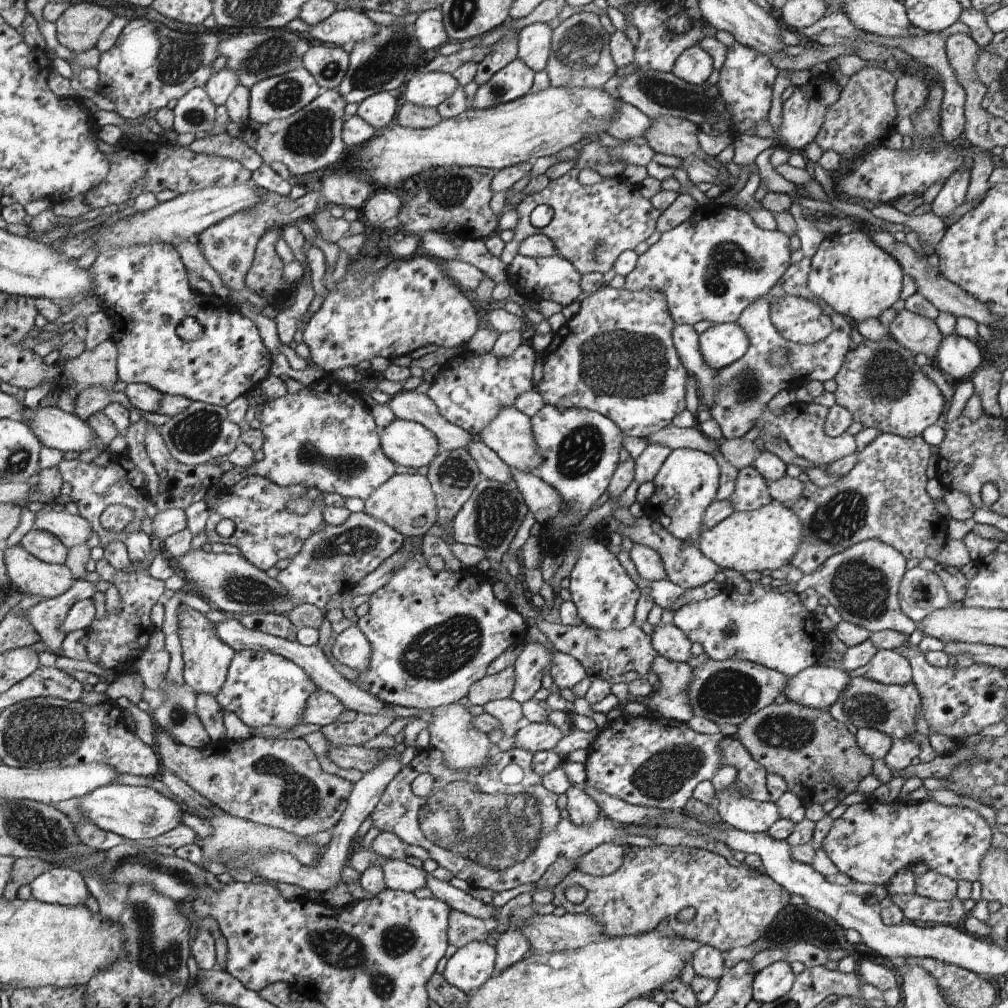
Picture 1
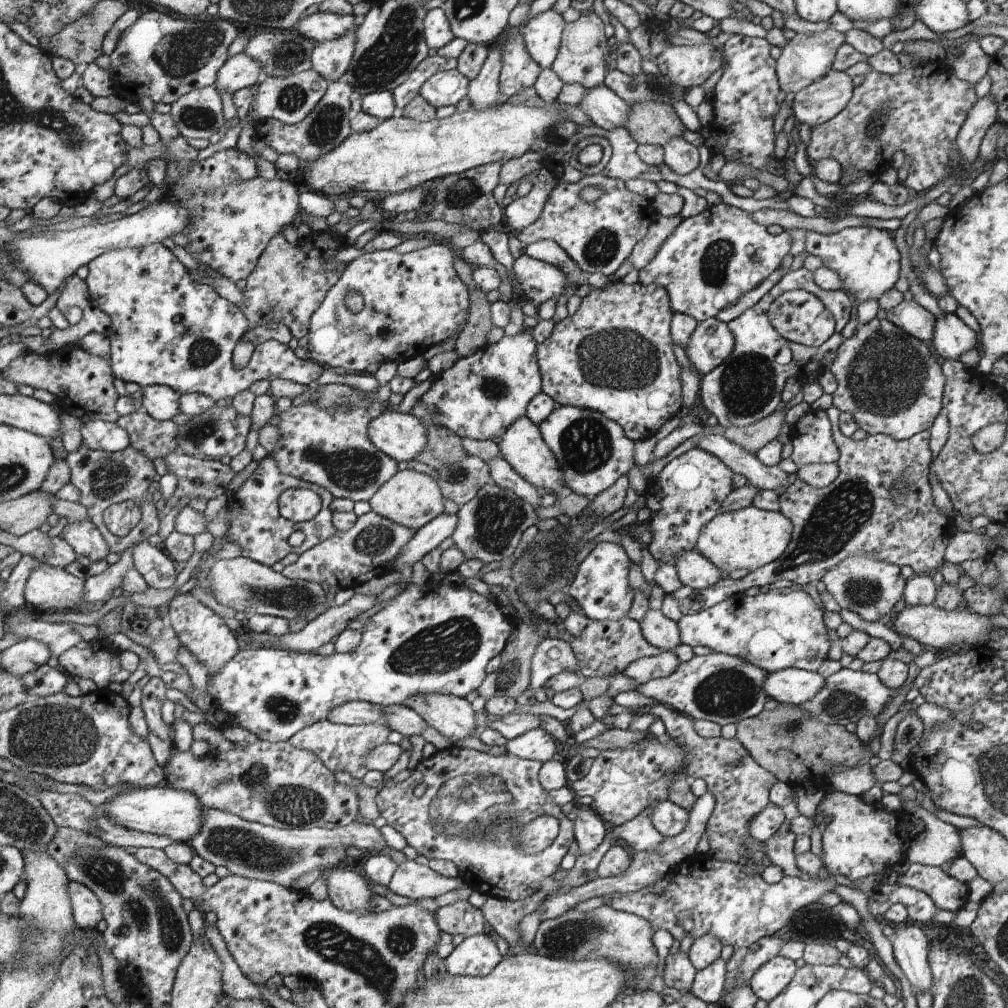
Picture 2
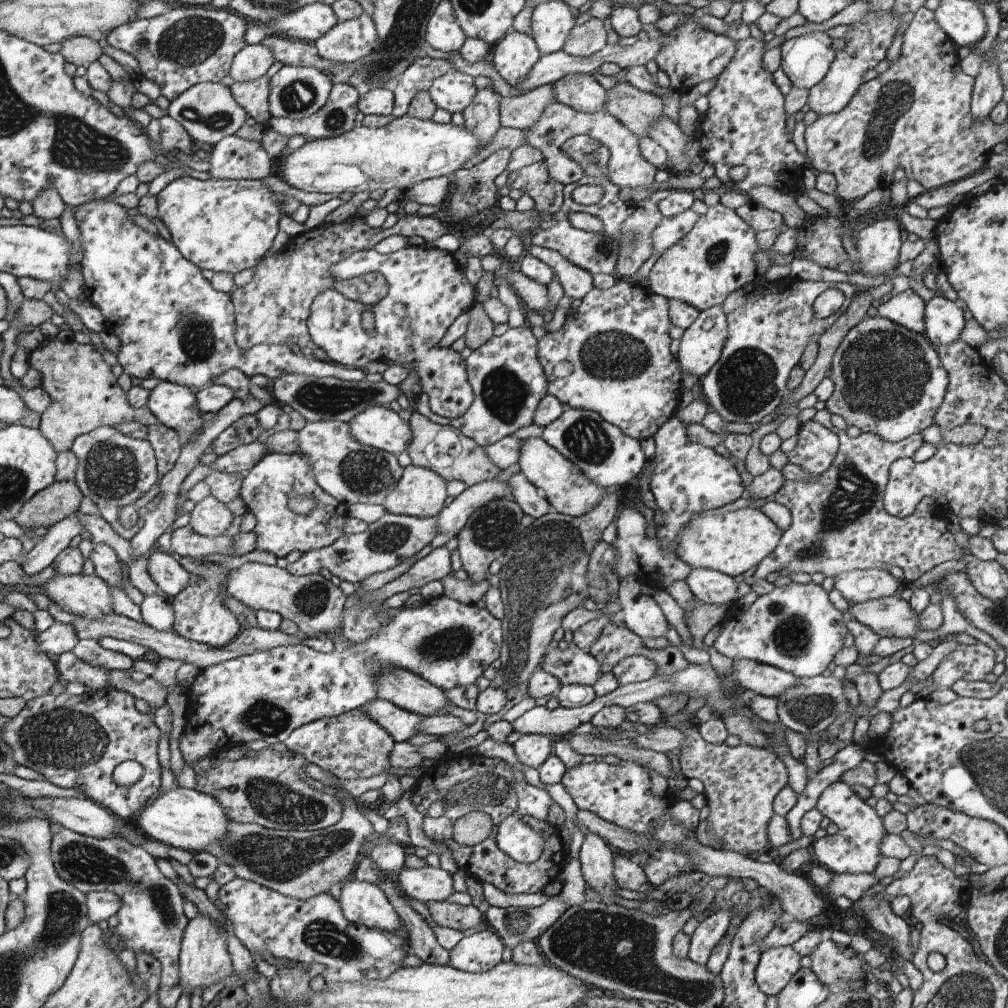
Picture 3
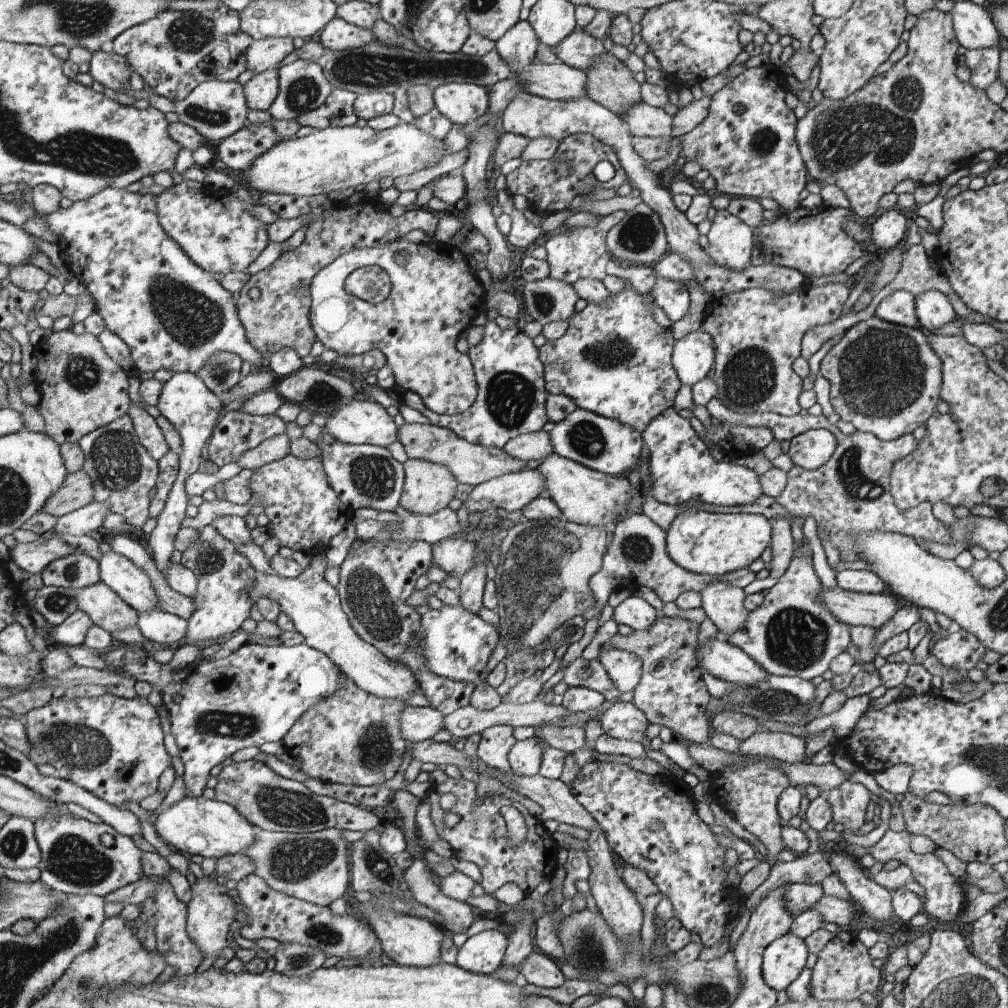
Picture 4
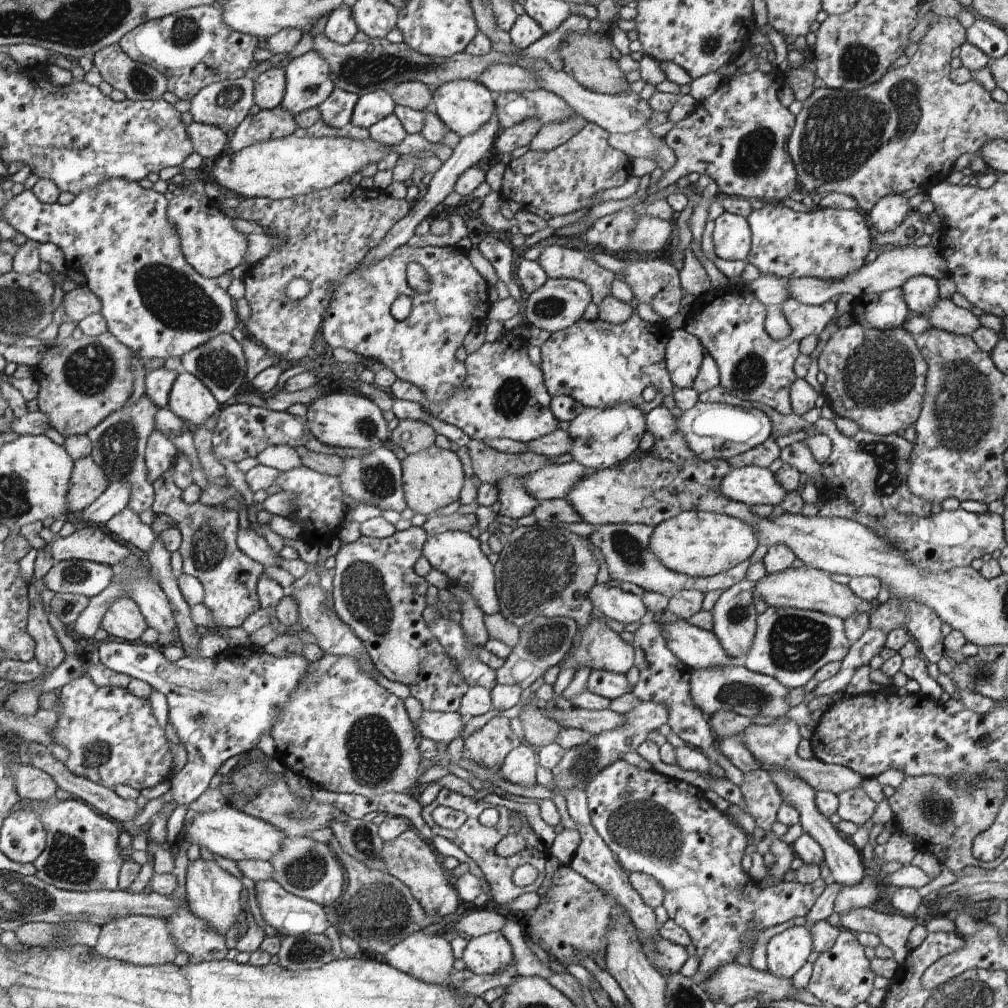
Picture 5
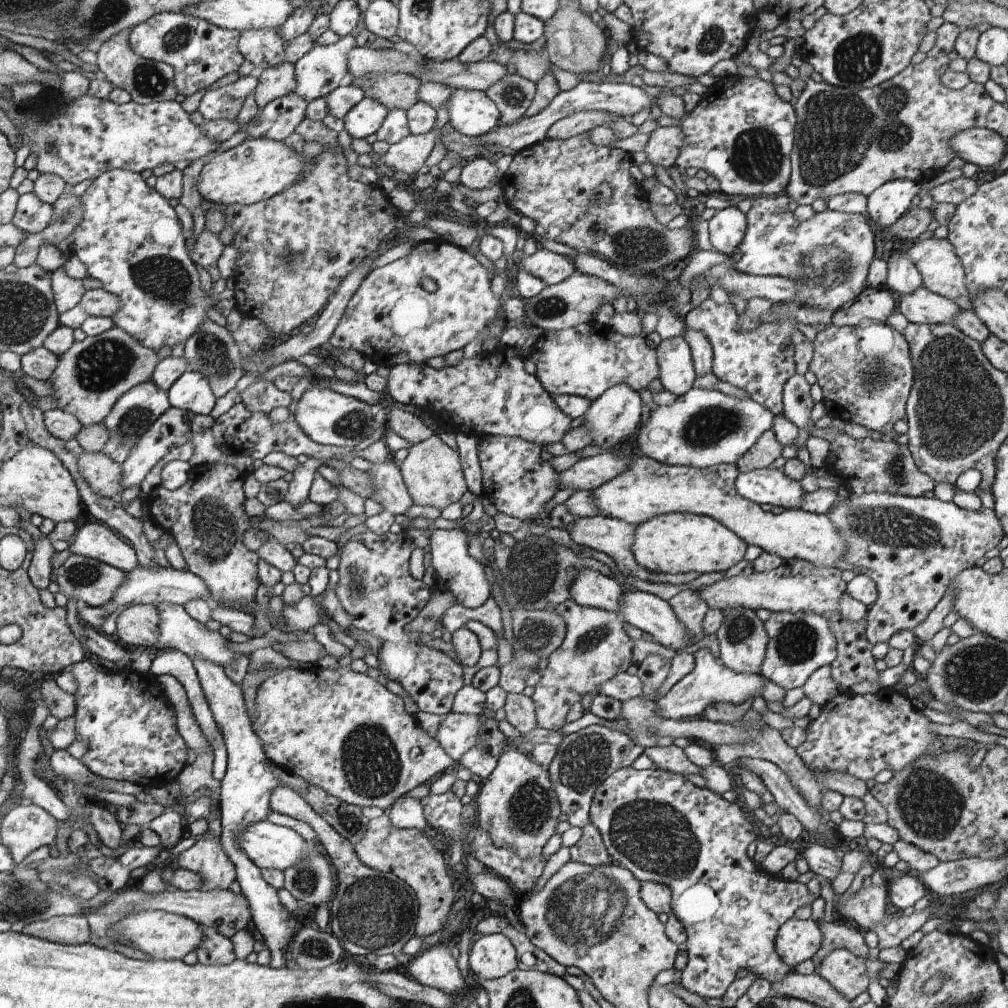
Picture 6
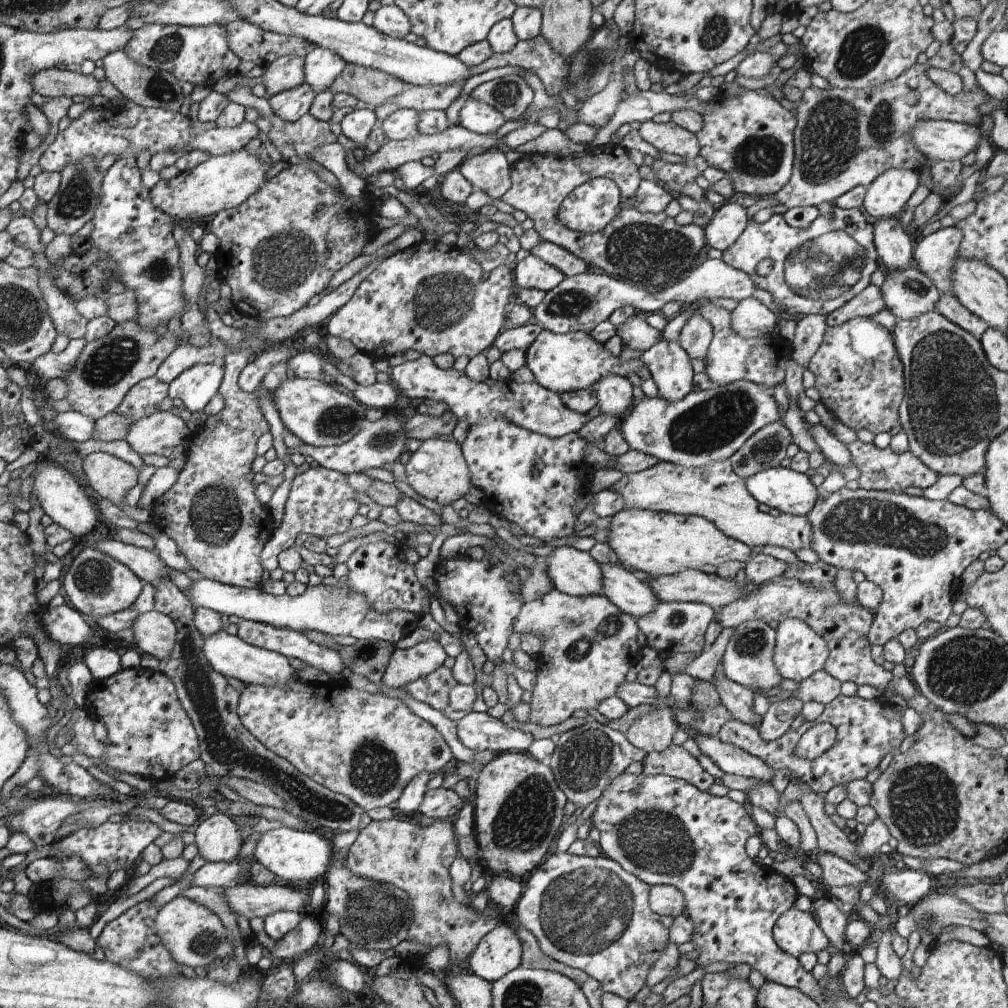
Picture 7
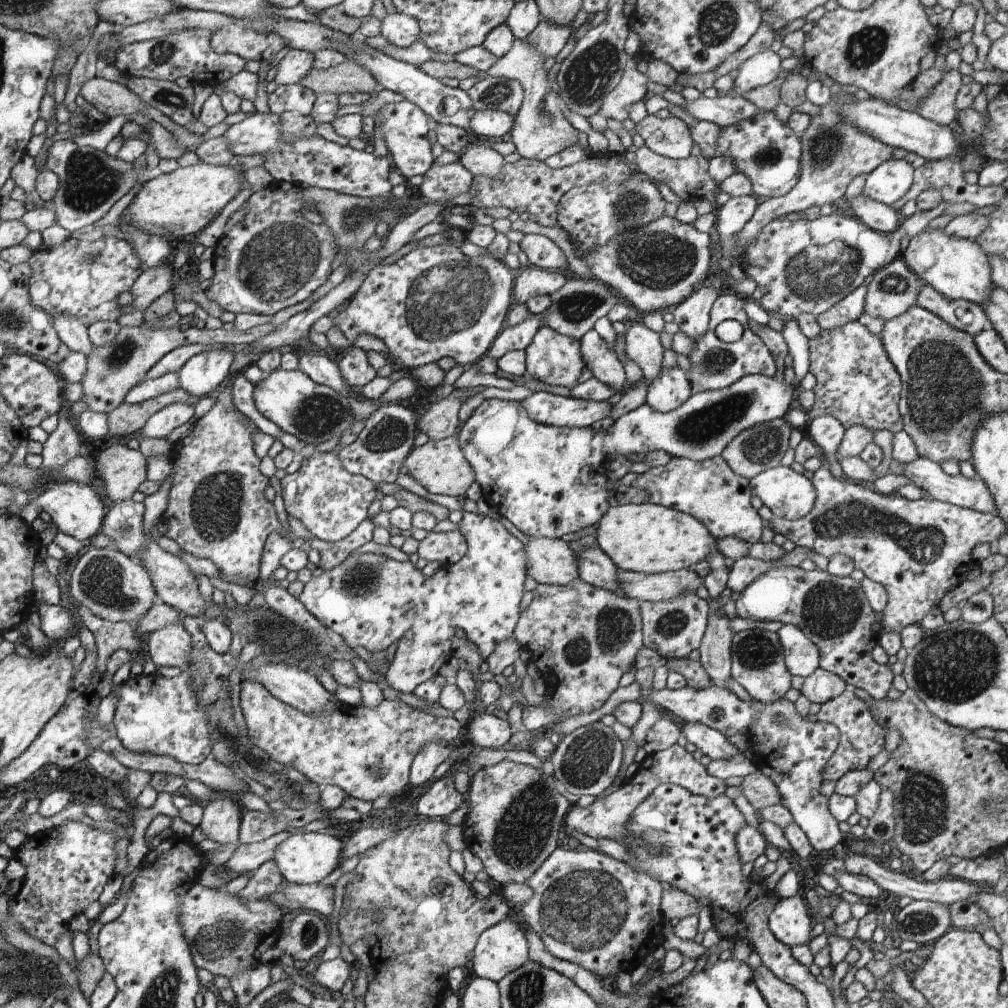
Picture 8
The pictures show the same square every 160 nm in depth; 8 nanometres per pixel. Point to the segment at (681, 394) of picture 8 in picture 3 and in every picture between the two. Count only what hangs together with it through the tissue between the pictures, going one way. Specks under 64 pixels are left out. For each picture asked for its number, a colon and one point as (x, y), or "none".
3: (700, 347)
4: (694, 357)
5: (684, 354)
6: (677, 374)
7: (670, 365)

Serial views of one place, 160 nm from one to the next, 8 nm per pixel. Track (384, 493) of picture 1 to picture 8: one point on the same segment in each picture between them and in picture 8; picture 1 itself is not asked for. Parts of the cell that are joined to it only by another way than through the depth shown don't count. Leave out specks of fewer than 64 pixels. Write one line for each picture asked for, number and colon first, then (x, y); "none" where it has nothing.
2: (411, 499)
3: (421, 493)
4: (430, 486)
5: (433, 477)
6: (432, 473)
7: (437, 470)
8: (441, 467)

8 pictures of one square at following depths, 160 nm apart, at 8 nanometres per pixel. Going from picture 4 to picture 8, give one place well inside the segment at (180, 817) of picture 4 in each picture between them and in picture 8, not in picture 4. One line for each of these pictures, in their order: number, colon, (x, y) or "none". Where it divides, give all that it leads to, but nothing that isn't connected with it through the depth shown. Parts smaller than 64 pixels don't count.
5: (232, 833)
6: (269, 845)
7: (295, 856)
8: (305, 859)

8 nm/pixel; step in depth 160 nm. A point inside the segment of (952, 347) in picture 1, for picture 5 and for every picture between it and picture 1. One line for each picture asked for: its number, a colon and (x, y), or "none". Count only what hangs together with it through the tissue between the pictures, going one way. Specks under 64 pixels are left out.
2: (952, 337)
3: (944, 320)
4: (933, 309)
5: (920, 292)

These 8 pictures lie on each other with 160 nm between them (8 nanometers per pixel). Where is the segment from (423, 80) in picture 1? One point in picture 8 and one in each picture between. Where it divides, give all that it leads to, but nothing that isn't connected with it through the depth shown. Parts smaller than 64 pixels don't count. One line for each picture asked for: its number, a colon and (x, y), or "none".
2: (446, 88)
3: (453, 92)
4: (462, 102)
5: (464, 105)
6: (472, 113)
7: (480, 118)
8: (496, 123)

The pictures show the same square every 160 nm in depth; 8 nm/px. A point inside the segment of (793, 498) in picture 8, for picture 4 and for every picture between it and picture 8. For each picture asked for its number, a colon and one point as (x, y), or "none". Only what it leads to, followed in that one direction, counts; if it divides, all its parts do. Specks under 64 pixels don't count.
4: (682, 467)
5: (754, 485)
6: (773, 486)
7: (791, 492)

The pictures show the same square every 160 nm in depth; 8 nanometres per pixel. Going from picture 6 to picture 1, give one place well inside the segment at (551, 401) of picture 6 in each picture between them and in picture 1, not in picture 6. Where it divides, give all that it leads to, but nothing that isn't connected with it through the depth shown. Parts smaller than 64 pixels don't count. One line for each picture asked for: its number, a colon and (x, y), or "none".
1: (470, 390)
2: (481, 395)
3: (509, 381)
4: (512, 395)
5: (505, 396)

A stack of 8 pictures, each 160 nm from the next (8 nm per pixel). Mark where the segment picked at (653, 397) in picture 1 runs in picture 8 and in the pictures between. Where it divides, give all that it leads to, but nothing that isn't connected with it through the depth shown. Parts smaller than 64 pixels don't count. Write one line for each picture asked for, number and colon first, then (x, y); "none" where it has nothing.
2: (614, 356)
3: (618, 348)
4: (614, 360)
5: (600, 364)
6: (586, 360)
7: (563, 362)
8: (552, 358)

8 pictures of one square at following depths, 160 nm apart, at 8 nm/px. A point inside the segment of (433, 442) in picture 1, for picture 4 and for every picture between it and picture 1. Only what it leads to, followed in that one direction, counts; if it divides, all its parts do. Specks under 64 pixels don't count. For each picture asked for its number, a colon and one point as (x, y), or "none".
2: (402, 437)
3: (376, 426)
4: (360, 422)

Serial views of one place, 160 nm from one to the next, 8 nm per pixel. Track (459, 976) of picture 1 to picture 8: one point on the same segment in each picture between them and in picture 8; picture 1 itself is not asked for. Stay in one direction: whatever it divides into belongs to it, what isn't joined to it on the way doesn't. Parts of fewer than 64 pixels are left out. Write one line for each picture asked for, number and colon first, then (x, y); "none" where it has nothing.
2: (477, 955)
3: (482, 951)
4: (483, 953)
5: (487, 954)
6: (493, 956)
7: (499, 952)
8: (503, 948)

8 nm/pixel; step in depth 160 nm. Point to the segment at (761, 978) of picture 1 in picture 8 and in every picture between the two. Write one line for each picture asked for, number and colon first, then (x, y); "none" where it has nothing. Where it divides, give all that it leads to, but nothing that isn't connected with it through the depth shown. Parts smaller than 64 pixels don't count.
2: (771, 979)
3: (777, 965)
4: (783, 959)
5: (787, 952)
6: (797, 940)
7: (795, 932)
8: (791, 922)

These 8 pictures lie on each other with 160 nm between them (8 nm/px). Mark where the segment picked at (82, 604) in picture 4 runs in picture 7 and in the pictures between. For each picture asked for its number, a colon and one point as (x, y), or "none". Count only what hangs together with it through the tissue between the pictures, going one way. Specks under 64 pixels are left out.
5: (124, 620)
6: (138, 625)
7: (154, 633)

